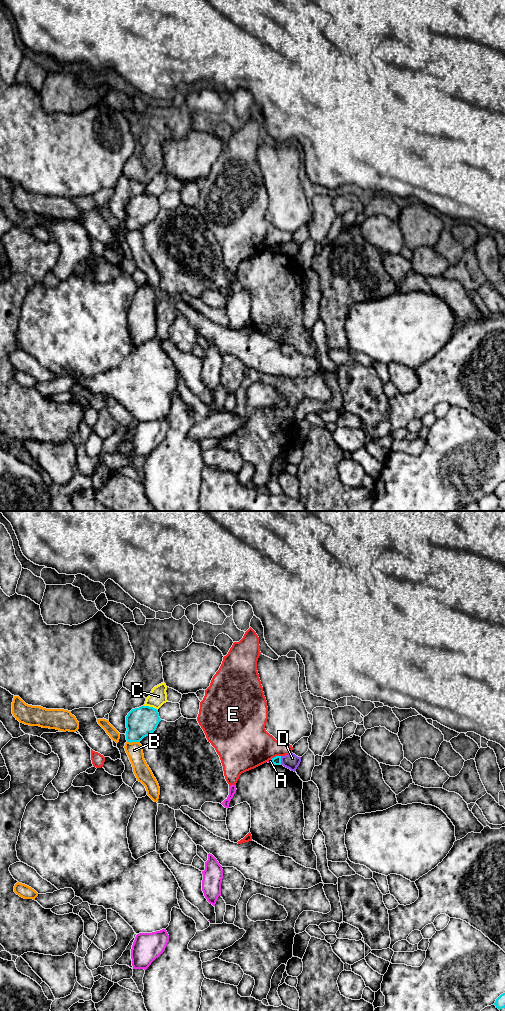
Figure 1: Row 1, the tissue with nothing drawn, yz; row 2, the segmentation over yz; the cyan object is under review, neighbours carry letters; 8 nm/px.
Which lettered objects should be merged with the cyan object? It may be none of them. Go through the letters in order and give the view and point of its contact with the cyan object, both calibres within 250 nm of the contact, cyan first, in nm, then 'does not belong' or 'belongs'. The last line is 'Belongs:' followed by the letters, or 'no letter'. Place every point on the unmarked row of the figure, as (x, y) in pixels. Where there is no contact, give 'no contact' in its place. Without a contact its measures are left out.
A: meets cyan in yz at (272, 249); 70 nm thick on the cyan side, 30 nm on the other; does not belong
B: meets cyan in yz at (133, 229); 240 nm thick on the cyan side, 140 nm on the other; does not belong
C: meets cyan in yz at (151, 195); 240 nm thick on the cyan side, 140 nm on the other; does not belong
D: meets cyan in yz at (280, 248); 70 nm thick on the cyan side, 120 nm on the other; does not belong
E: meets cyan in yz at (276, 244); 70 nm thick on the cyan side, 380 nm on the other; does not belong
Belongs: no letter

